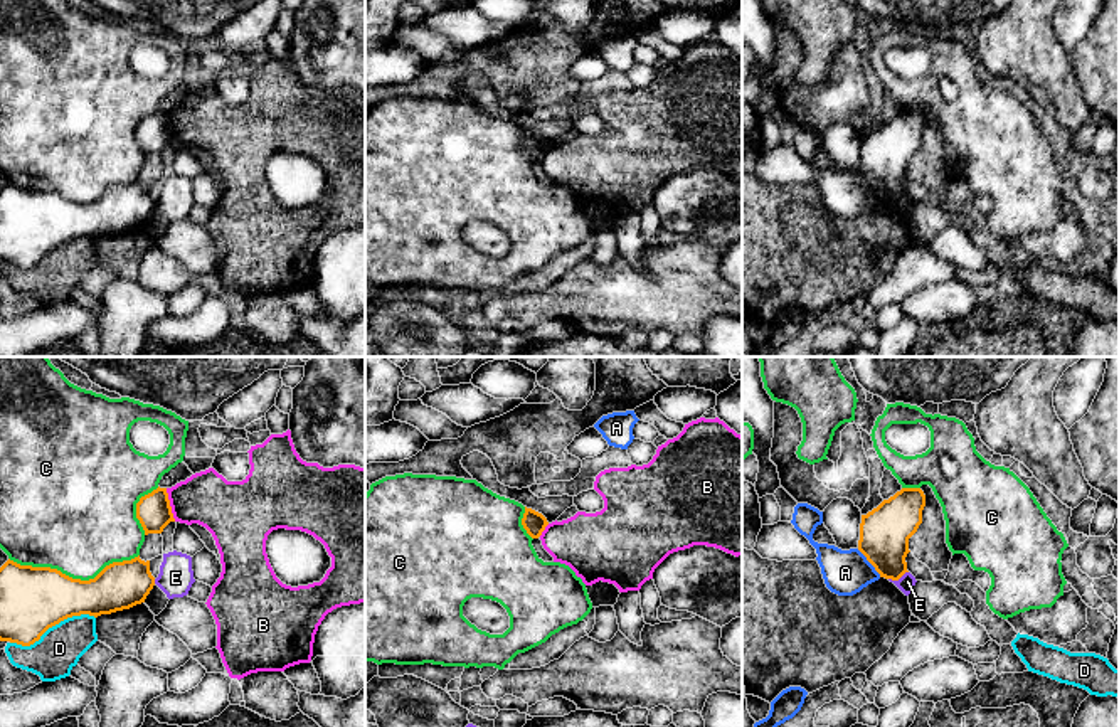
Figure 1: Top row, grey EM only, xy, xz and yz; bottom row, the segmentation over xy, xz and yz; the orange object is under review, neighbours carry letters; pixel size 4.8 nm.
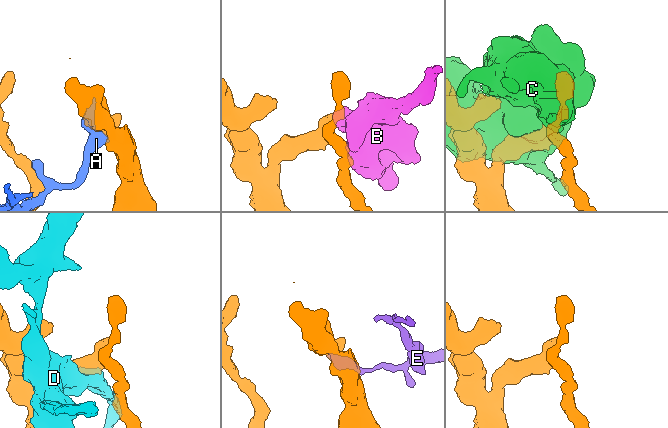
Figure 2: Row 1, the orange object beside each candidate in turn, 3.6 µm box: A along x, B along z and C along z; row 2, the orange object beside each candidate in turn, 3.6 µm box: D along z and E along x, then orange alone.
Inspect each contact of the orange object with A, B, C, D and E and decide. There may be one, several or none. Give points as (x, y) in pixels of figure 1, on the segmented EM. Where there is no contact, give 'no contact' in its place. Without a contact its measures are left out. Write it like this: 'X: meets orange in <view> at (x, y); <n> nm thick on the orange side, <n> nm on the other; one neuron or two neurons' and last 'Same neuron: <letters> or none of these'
A: meets orange in yz at (869, 561); 240 nm thick on the orange side, 220 nm on the other; two neurons
B: meets orange in xy at (169, 505); 170 nm thick on the orange side, 260 nm on the other; two neurons
C: meets orange in xy at (73, 579); 320 nm thick on the orange side, 460 nm on the other; two neurons
D: meets orange in xy at (53, 625); 320 nm thick on the orange side, 220 nm on the other; two neurons
E: meets orange in yz at (897, 579); 240 nm thick on the orange side, 80 nm on the other; two neurons
Same neuron: none of these

